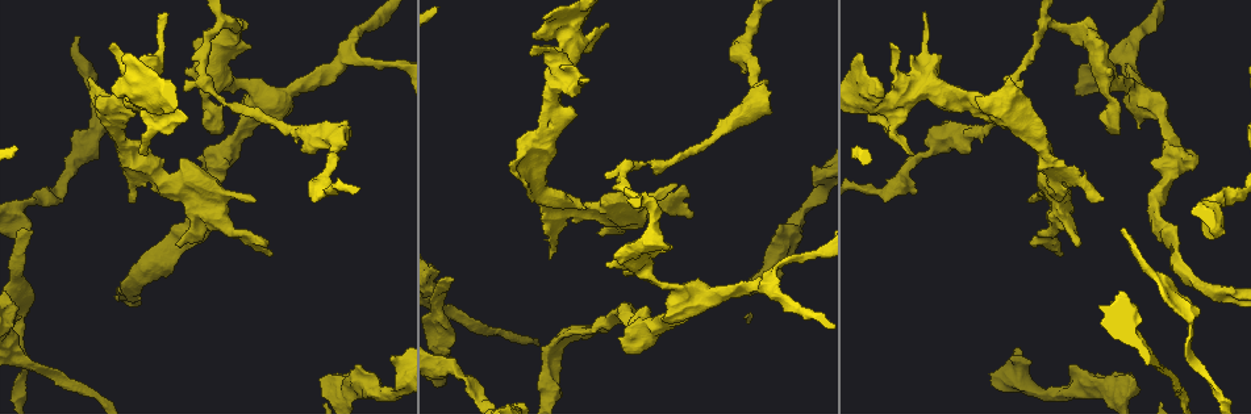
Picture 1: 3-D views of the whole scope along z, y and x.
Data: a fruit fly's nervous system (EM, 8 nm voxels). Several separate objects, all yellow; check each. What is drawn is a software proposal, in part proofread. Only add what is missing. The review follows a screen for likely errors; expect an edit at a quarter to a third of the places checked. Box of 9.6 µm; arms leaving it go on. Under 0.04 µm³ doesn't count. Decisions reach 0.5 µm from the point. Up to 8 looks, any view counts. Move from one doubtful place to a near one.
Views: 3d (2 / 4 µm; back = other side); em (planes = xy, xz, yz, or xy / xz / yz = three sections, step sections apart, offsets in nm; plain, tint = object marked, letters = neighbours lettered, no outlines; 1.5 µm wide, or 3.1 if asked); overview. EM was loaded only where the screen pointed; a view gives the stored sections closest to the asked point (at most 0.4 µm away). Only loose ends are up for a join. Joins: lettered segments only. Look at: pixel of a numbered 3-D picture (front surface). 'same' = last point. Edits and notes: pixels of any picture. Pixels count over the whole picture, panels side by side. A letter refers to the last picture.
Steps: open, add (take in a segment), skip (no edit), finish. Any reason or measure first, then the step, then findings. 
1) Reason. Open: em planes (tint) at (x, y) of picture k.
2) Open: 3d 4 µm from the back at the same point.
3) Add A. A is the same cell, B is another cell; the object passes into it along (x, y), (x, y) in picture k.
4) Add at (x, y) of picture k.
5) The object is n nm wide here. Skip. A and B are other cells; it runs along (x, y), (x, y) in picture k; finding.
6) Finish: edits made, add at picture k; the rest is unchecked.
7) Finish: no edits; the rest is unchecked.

Free end. Open: 3d 2 µm at (250, 47) of picture 1.

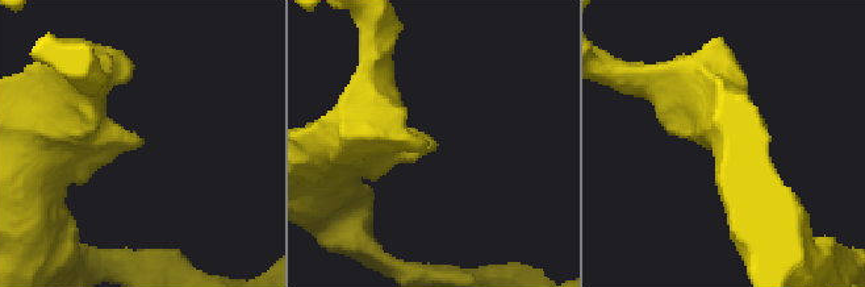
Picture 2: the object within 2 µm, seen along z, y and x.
Open: em planes (letters) at (138, 145) of picture 2.

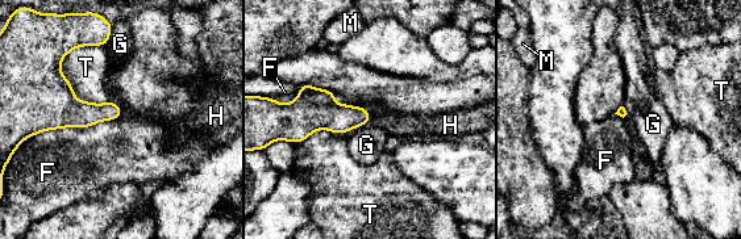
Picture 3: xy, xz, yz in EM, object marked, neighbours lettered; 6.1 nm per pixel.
Skip. F, G, H, M and T are other cells; a border runs along (120, 116), (28, 137) in picture 3; no lettered segment goes on from it.

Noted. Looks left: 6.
Branch stops here. Open: 3d 2 µm from the back at (524, 182) of picture 1.

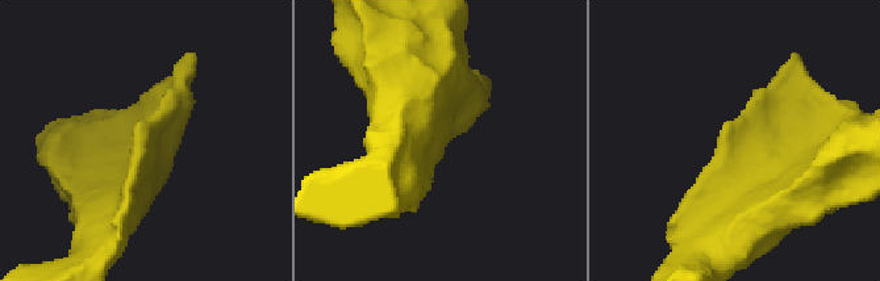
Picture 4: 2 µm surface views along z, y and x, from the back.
Open: em yz step 8 (letters) at (433, 153) of picture 4.

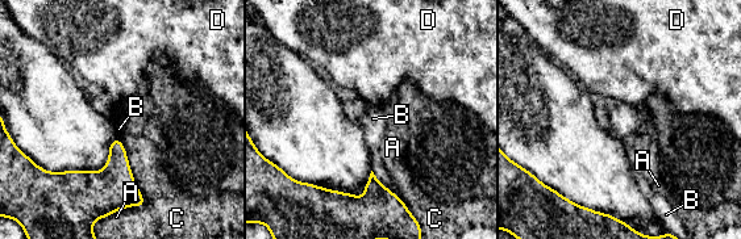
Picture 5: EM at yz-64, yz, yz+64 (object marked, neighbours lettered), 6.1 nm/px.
Open: em planes (letters) at the same point.

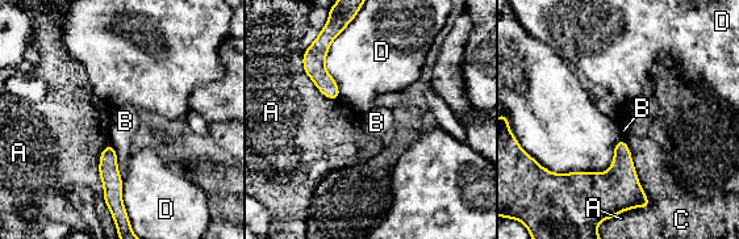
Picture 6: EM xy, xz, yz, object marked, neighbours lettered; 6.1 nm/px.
Skip. A, B, C and D are other cells; no lettered segment goes on from it.

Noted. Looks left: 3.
Free end. Open: 3d 4 µm at (687, 196) of picture 1.

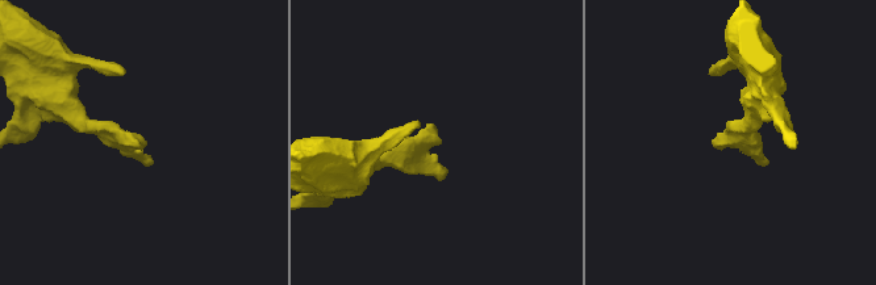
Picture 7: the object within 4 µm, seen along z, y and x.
Need the tissue. Open: em planes (plain) at (145, 142) of picture 7.

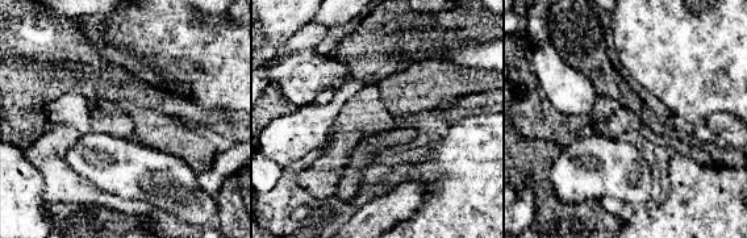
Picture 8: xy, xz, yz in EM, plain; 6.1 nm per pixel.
Open: em planes (letters) at the same point.

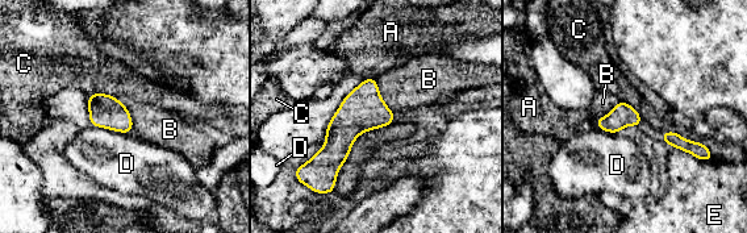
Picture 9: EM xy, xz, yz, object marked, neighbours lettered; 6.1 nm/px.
Skip. A, B, C, D and E are other cells; a border runs along (374, 78), (379, 95), (393, 113) in picture 9; no lettered segment goes on from it.

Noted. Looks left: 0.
Finish: no edits; the rest is unchecked.

